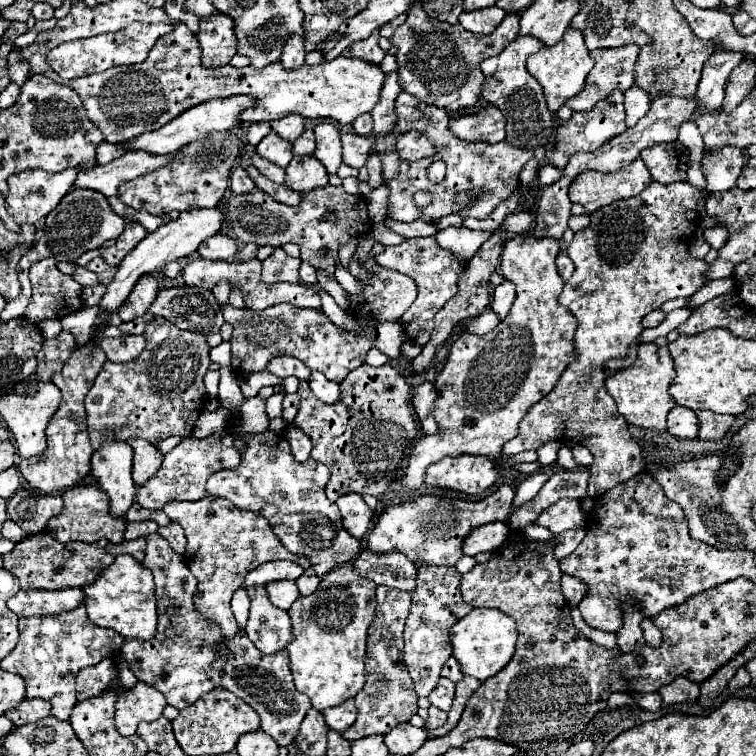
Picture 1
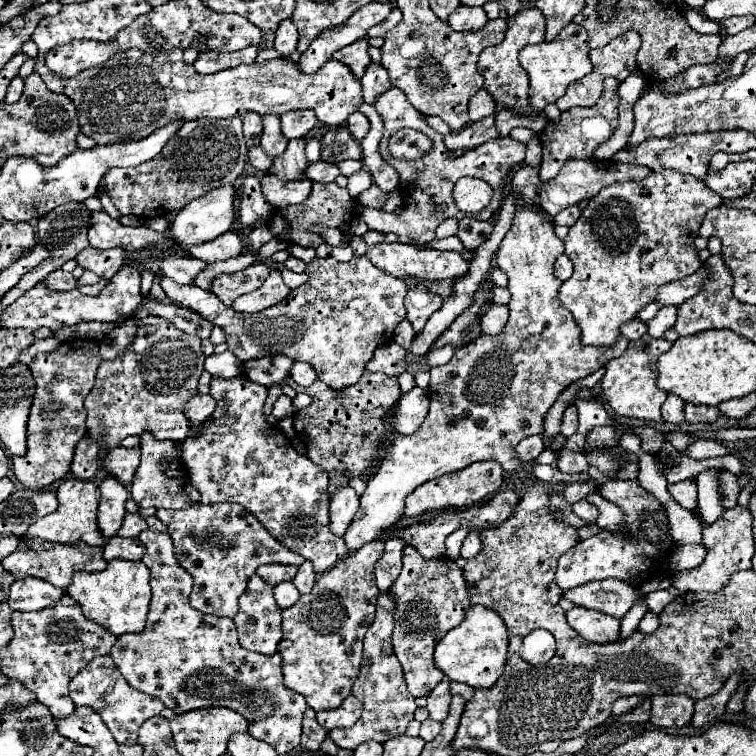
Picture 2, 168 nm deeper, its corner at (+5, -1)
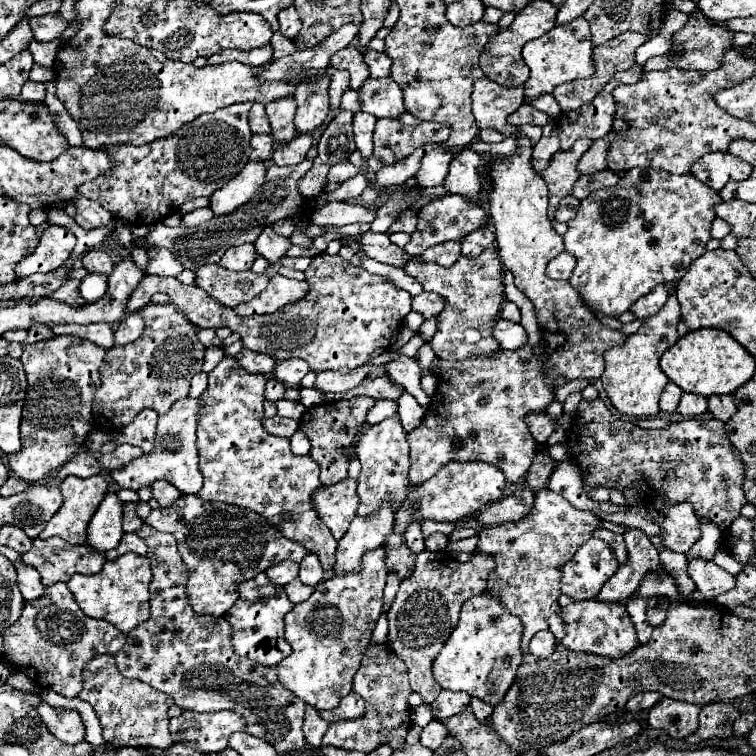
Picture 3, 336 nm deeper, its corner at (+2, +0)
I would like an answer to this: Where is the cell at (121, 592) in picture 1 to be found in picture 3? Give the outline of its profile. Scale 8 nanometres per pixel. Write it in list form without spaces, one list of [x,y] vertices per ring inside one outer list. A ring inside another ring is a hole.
[[[124,554],[116,560],[106,560],[98,574],[72,576],[68,580],[68,590],[72,590],[74,600],[84,610],[86,616],[96,620],[108,620],[118,630],[128,634],[132,628],[136,628],[138,624],[150,618],[150,604],[148,604],[150,582],[152,582],[152,572],[150,572],[150,562],[146,560],[146,556]]]

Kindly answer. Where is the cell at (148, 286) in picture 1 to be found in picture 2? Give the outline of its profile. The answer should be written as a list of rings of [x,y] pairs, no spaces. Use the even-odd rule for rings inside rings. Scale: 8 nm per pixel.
[[[123,267],[111,281],[109,285],[97,295],[97,297],[85,297],[79,293],[79,289],[57,293],[45,285],[45,279],[39,281],[33,289],[29,289],[25,295],[21,295],[13,305],[5,309],[1,315],[1,323],[7,329],[15,327],[25,327],[25,329],[39,329],[39,327],[49,327],[49,329],[61,329],[65,325],[77,325],[81,321],[105,321],[105,323],[115,323],[117,319],[125,319],[133,315],[141,303],[141,273],[135,267]]]

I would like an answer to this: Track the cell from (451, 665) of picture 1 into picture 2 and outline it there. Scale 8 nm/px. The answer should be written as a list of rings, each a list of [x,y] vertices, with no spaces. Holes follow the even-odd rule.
[[[450,681],[450,690],[453,695],[461,695],[467,701],[471,699],[474,694],[474,689],[467,684]]]

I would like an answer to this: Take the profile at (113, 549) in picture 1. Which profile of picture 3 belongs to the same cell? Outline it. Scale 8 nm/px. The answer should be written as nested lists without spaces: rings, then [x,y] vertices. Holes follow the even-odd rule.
[[[136,532],[124,534],[122,540],[120,540],[120,544],[118,544],[114,550],[108,550],[108,552],[106,552],[106,558],[112,560],[112,558],[118,558],[118,556],[122,556],[122,554],[126,554],[126,552],[134,552],[134,554],[146,556],[148,546],[146,546],[146,542],[144,542]]]

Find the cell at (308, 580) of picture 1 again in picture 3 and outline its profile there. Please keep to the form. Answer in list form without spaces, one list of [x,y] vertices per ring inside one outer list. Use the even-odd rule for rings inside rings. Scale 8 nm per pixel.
[[[306,554],[300,562],[300,580],[308,586],[316,586],[324,578],[324,570],[318,562],[316,554]]]

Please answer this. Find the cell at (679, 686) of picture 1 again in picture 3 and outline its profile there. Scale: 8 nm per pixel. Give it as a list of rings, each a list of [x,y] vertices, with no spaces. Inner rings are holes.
[[[662,698],[656,706],[652,706],[648,714],[648,724],[652,728],[664,730],[670,738],[686,738],[698,728],[700,706],[686,704],[670,698]]]

